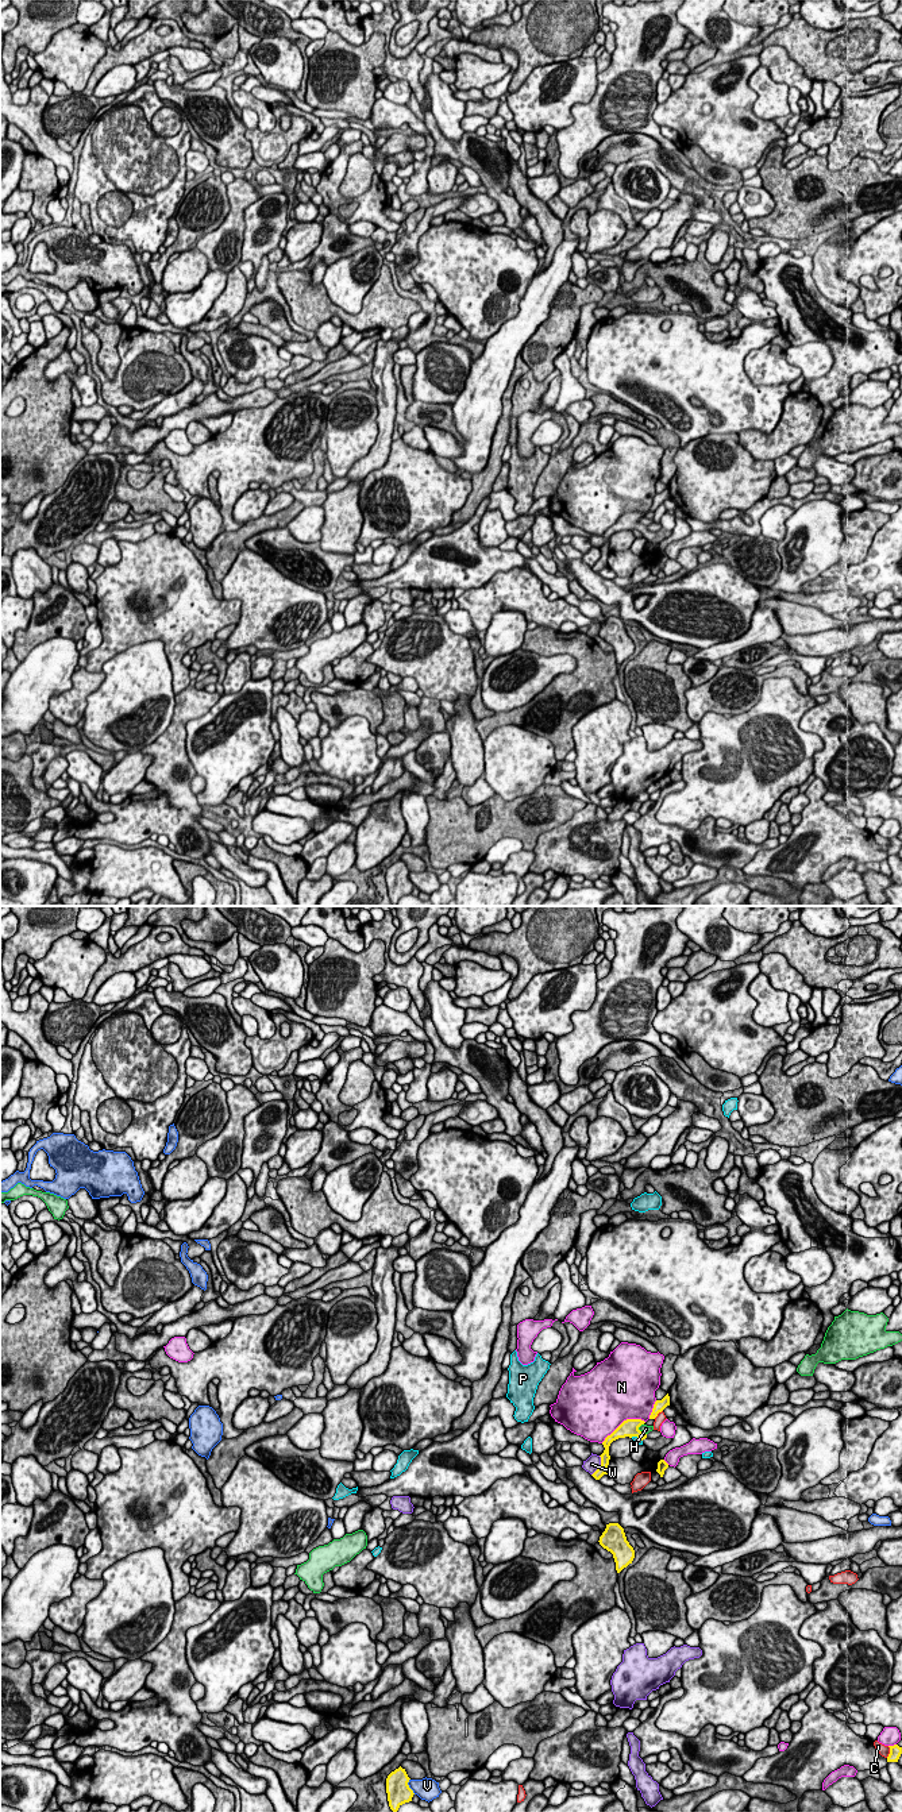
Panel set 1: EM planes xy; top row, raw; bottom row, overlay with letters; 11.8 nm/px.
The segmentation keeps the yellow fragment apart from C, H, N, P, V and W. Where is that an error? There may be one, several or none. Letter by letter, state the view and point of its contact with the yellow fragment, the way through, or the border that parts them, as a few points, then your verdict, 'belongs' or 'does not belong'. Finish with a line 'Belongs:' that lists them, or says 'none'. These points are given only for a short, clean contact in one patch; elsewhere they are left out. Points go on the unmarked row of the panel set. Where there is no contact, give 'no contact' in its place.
C: contact xy (658, 505); does not belong
H: contact xy (639, 523); does not belong
N: contact xy (624, 513); does not belong
P: contact xy (636, 528); does not belong
V: contact xy (408, 879); does not belong
W: contact xy (600, 558); does not belong
Belongs: none

